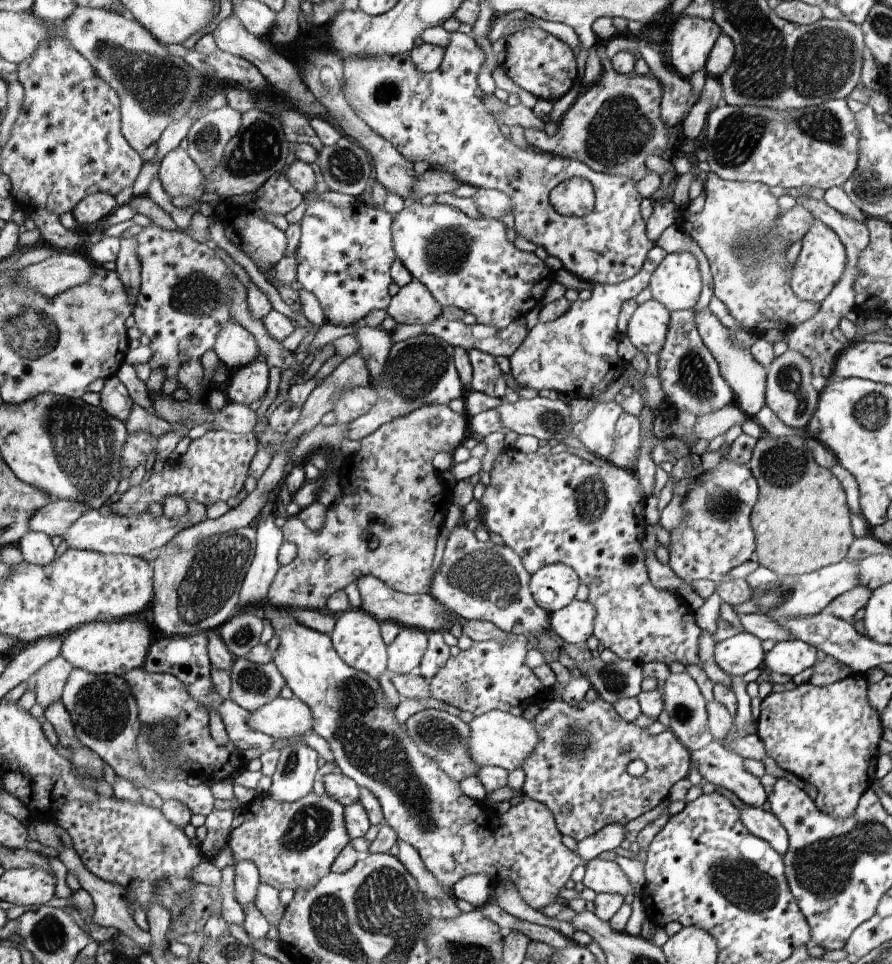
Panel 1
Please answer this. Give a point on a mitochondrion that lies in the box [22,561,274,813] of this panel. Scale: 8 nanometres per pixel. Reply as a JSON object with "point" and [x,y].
{"point":[102,707]}

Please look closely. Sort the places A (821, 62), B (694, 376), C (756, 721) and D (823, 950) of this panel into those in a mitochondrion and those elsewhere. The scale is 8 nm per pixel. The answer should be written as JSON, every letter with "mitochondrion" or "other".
{"A":"mitochondrion","B":"mitochondrion","C":"other","D":"other"}

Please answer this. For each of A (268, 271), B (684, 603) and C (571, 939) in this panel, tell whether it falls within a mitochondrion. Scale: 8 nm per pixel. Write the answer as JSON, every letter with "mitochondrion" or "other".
{"A":"other","B":"other","C":"other"}

